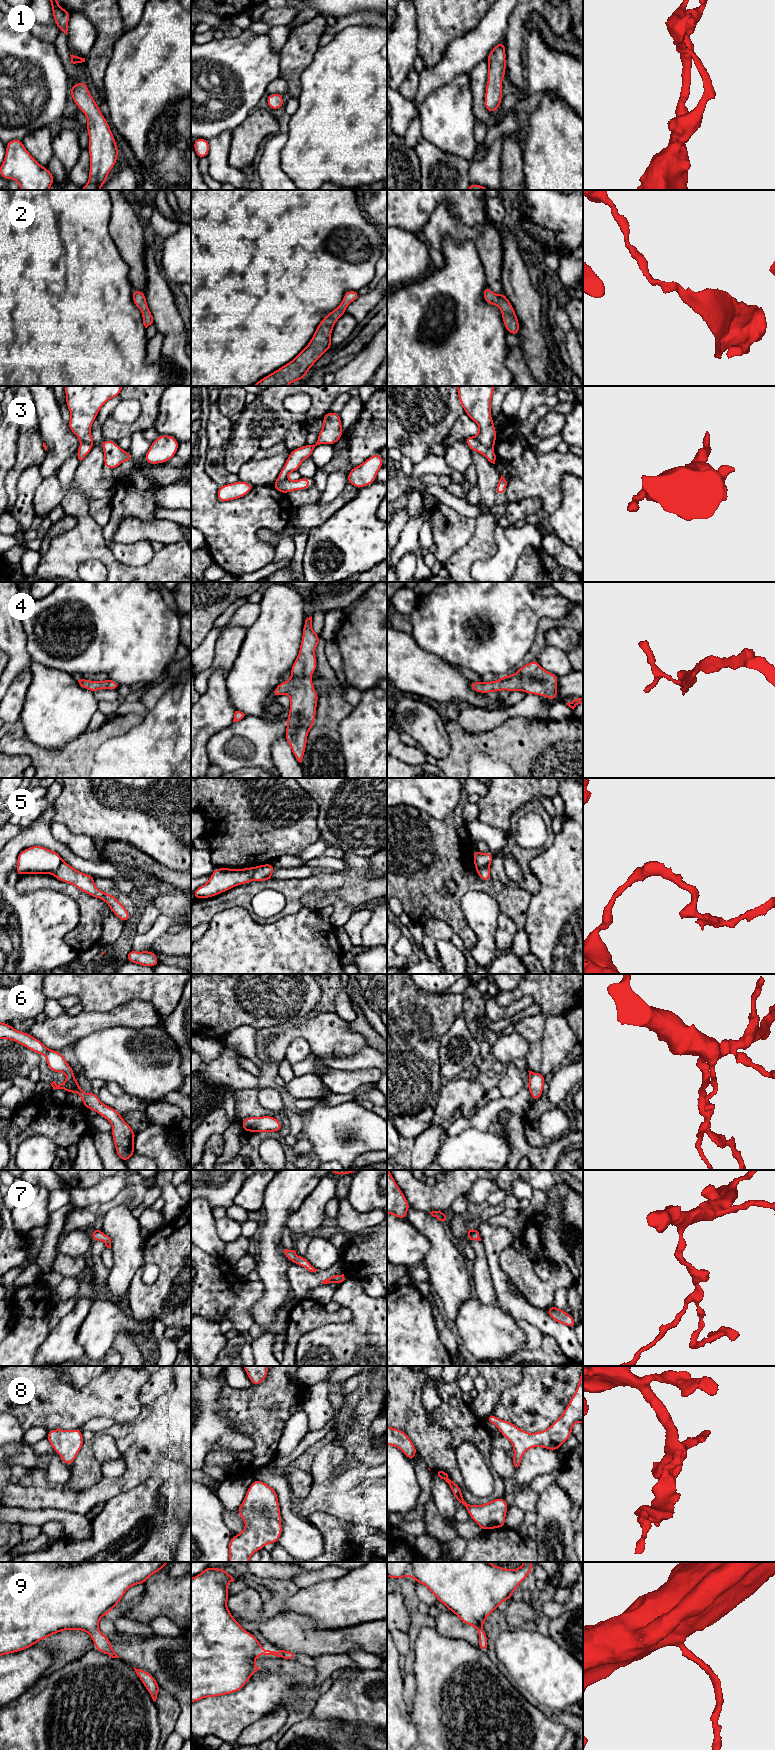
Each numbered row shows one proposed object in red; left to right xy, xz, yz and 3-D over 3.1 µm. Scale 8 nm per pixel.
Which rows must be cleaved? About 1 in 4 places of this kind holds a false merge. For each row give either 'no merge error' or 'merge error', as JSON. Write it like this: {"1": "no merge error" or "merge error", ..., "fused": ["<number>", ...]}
{"1": "no merge error", "2": "no merge error", "3": "merge error", "4": "no merge error", "5": "merge error", "6": "no merge error", "7": "no merge error", "8": "no merge error", "9": "no merge error", "fused": ["3", "5"]}

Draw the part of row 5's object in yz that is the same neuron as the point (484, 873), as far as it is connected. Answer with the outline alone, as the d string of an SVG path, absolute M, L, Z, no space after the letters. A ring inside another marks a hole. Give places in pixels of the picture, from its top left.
M482 867L477 871L478 876L483 880L483 881L490 881L491 878L491 873L490 873L490 867Z

